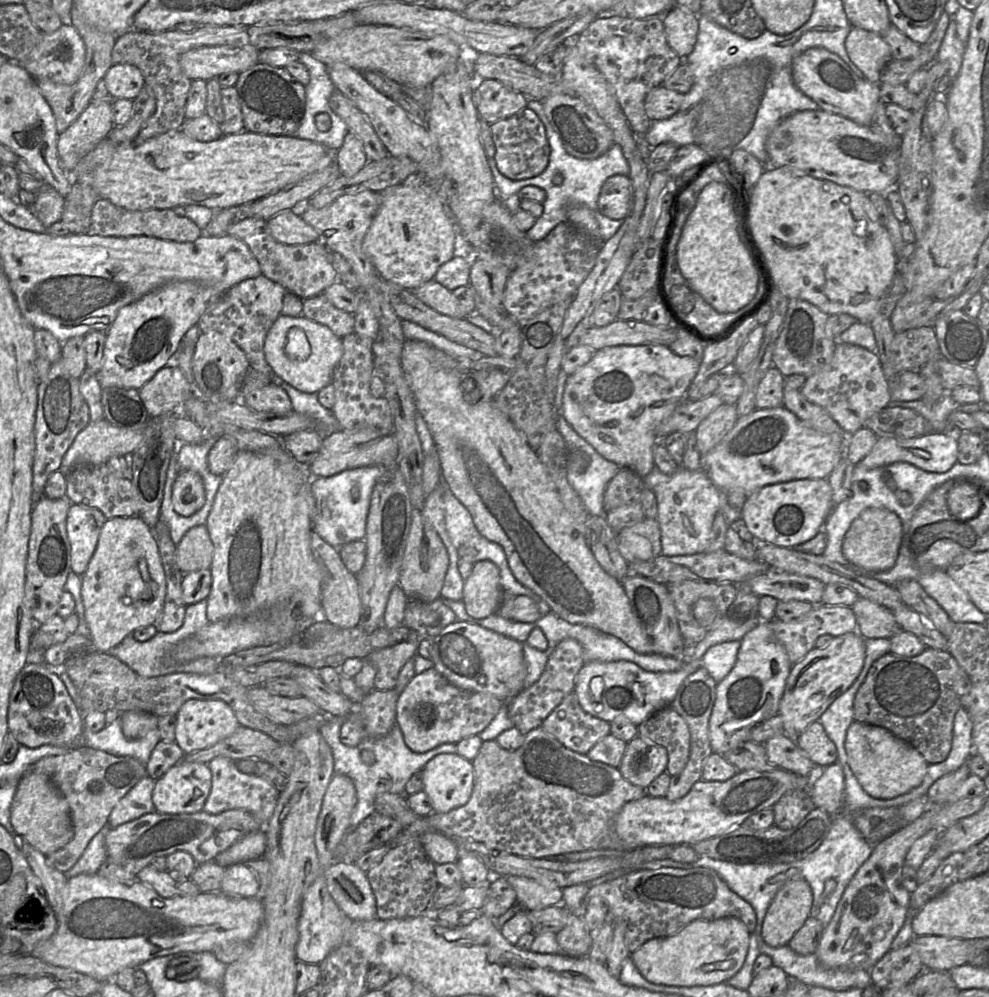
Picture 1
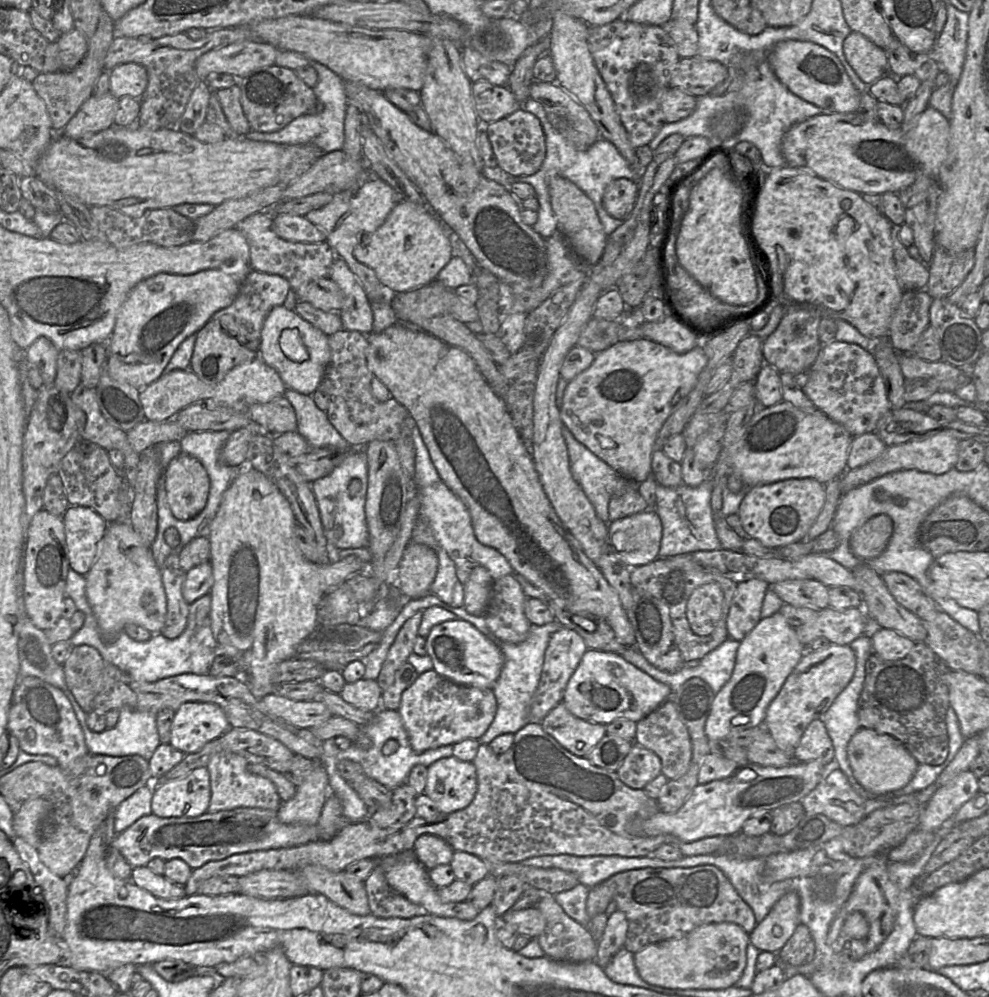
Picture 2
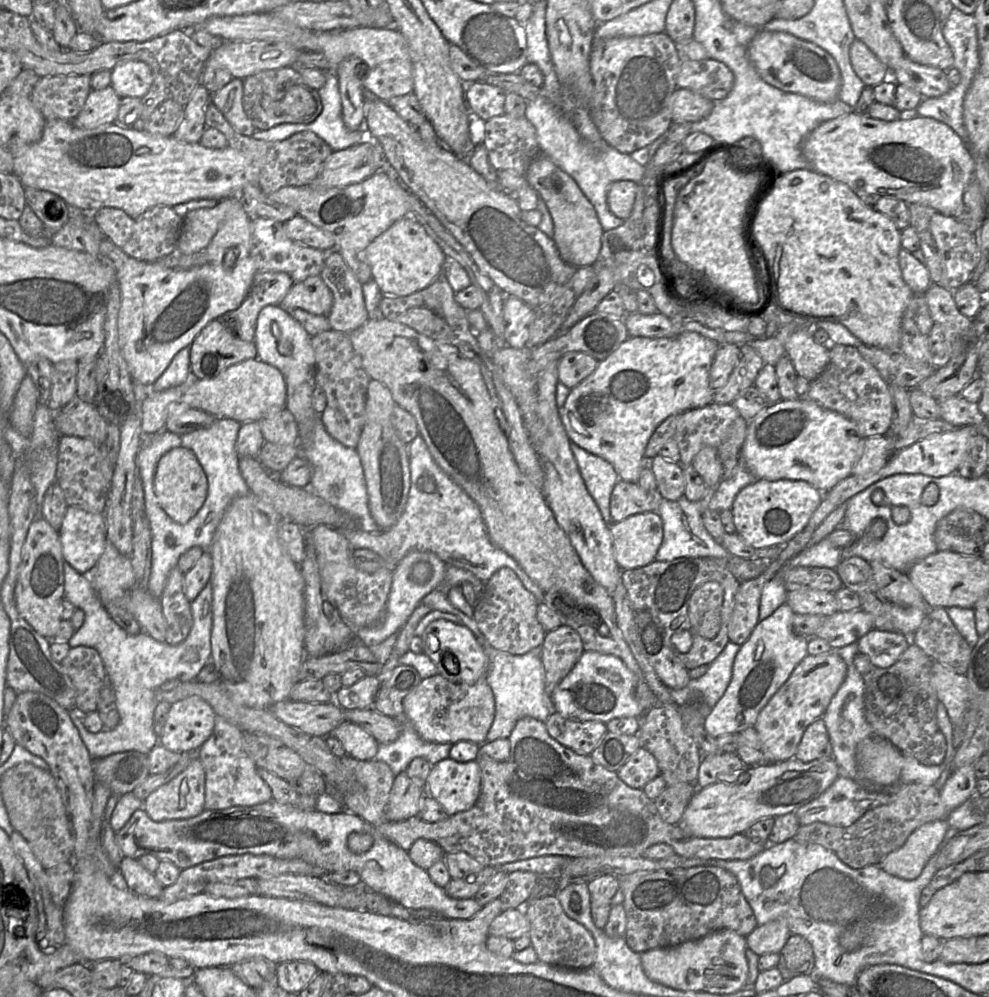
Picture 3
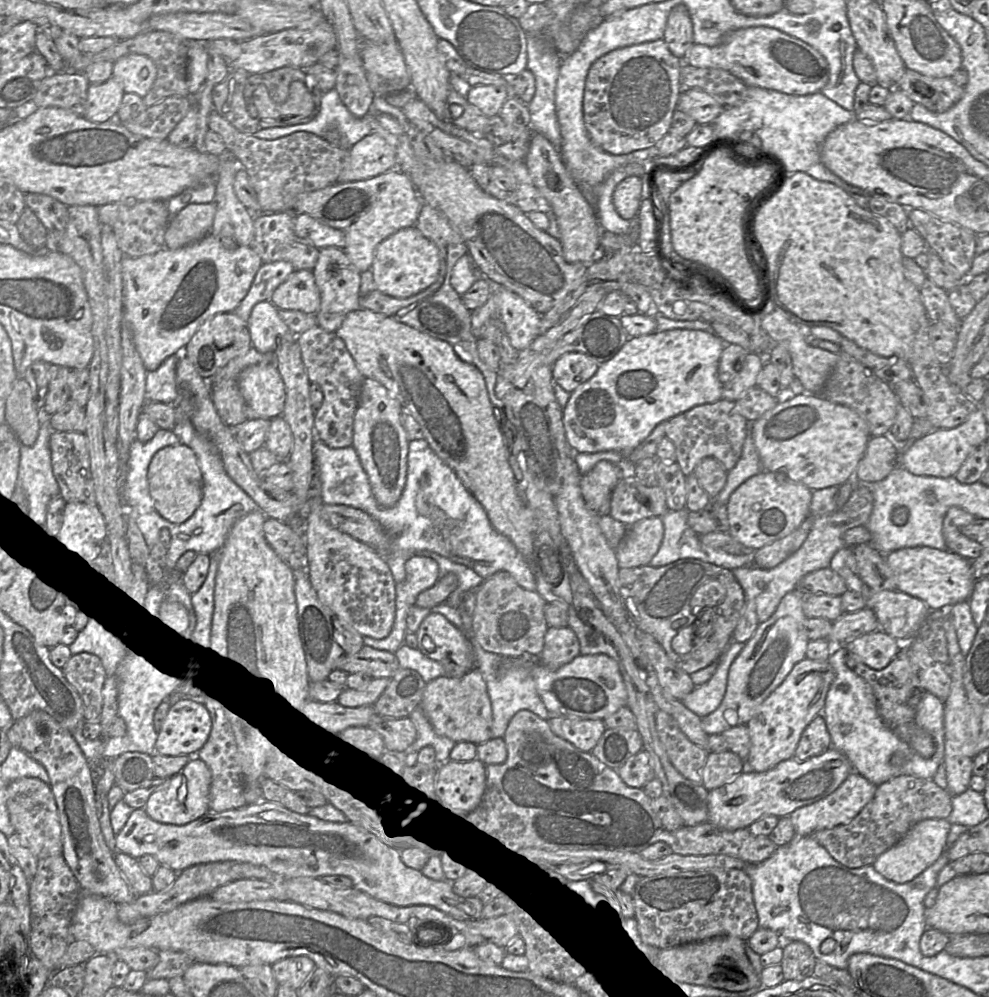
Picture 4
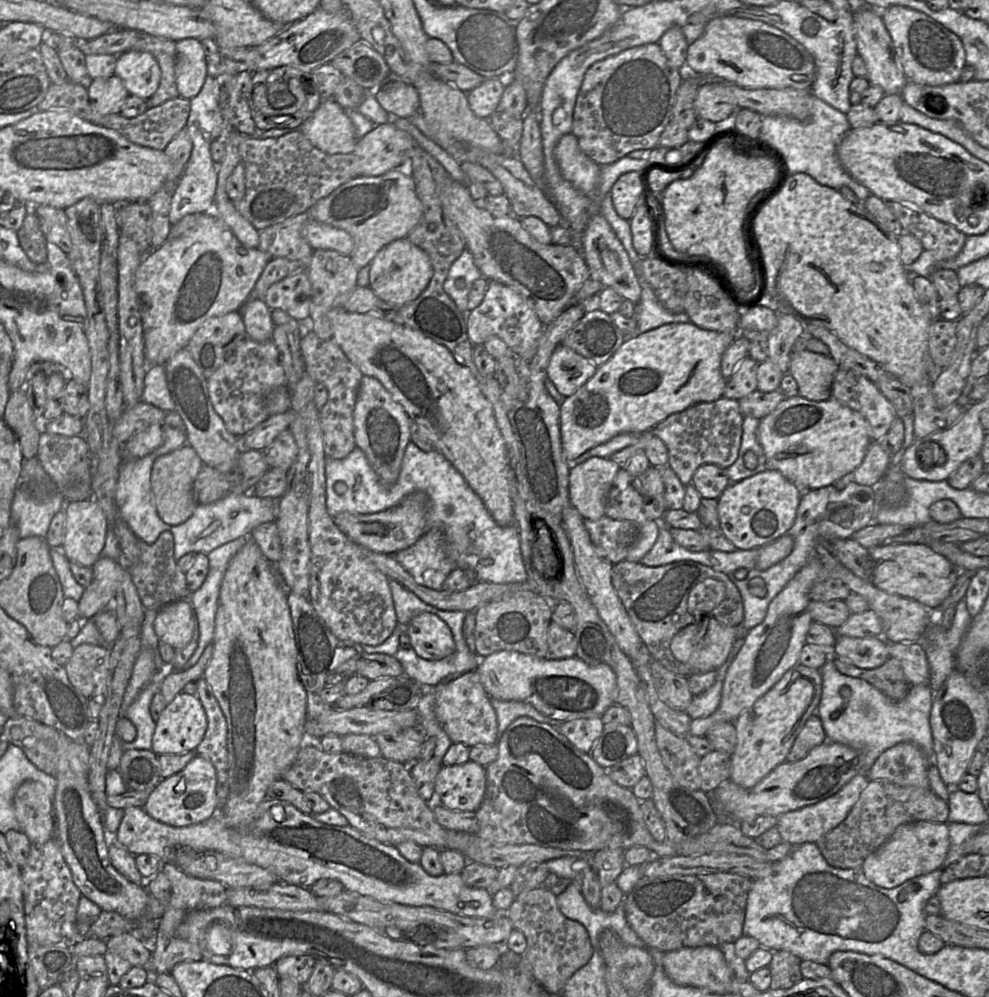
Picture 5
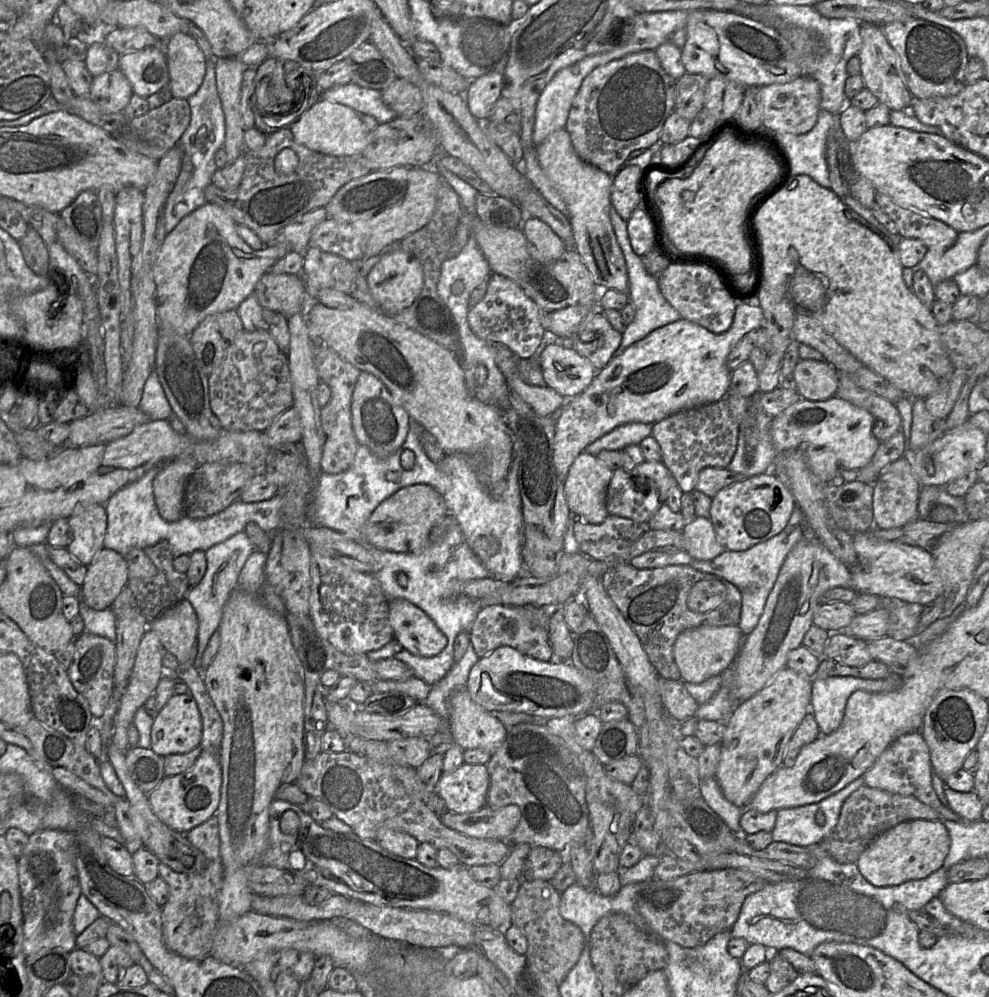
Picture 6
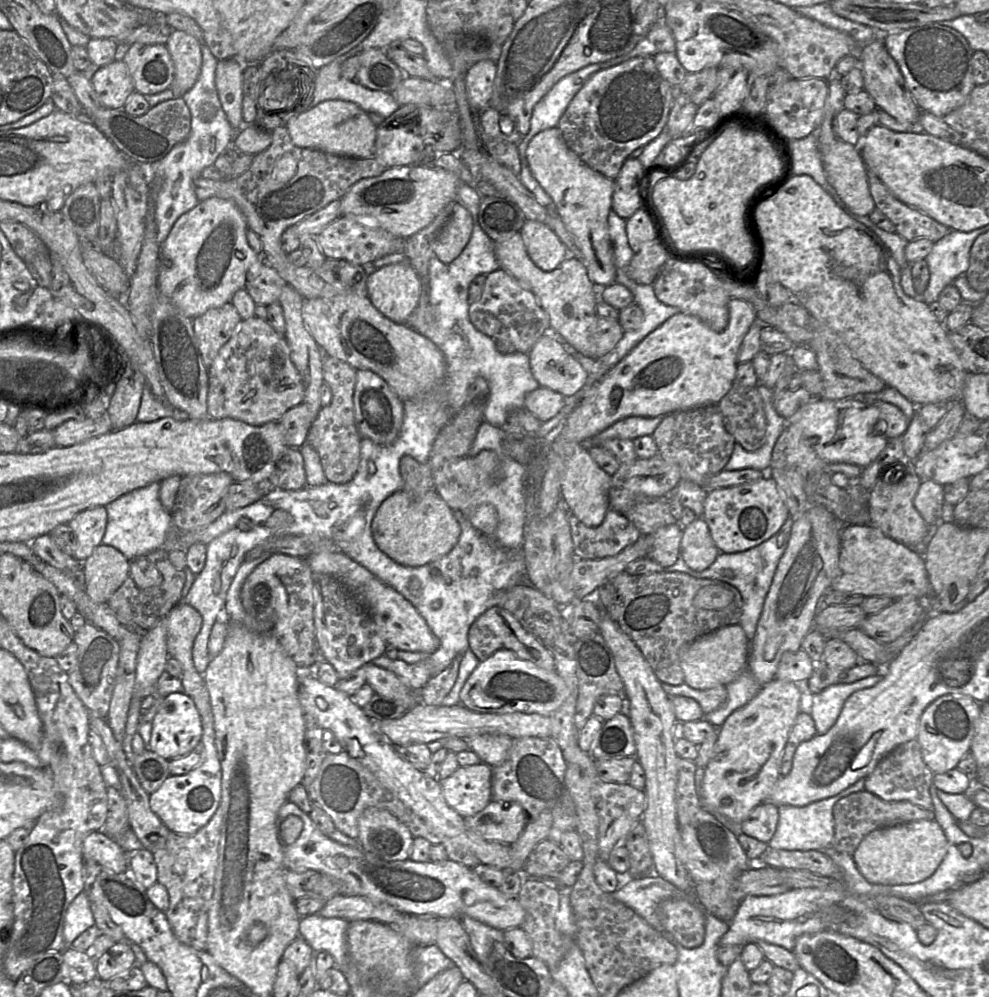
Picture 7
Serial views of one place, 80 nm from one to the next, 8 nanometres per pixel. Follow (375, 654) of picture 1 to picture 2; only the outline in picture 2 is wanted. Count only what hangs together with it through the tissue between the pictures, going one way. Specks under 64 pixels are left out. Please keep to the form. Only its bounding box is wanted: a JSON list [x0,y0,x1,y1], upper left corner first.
[377,611,424,691]

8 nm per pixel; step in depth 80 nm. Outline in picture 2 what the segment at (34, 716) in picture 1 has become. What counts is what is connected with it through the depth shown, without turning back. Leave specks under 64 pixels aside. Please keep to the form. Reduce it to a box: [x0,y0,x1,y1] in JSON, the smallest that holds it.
[7,677,89,768]

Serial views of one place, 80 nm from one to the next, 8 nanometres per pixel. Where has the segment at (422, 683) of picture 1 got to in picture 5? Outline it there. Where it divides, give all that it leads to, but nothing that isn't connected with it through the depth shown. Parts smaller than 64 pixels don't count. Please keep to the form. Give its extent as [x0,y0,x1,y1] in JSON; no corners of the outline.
[435,670,500,747]

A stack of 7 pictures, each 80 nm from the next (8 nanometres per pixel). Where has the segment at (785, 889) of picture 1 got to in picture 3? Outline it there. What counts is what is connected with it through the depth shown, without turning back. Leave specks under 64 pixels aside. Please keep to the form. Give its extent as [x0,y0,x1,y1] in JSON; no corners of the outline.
[746,918,791,956]

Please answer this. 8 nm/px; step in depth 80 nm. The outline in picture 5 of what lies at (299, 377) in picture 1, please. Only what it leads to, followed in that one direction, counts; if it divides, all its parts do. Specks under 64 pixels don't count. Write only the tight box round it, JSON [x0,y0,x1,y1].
[238,299,275,342]

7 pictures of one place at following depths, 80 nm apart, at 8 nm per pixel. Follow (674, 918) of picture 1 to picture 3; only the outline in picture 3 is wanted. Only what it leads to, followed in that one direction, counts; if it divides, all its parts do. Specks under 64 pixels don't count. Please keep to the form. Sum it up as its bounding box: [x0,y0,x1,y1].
[619,866,758,954]

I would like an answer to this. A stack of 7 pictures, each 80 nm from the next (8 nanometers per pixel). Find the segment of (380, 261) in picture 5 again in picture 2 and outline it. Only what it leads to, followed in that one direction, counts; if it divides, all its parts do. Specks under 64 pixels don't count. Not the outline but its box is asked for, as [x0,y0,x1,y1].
[354,200,452,293]

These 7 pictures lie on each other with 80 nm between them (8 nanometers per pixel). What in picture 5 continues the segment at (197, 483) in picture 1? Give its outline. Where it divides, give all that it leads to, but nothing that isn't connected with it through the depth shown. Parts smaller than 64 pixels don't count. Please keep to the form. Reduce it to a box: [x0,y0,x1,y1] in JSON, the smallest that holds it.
[151,444,202,524]

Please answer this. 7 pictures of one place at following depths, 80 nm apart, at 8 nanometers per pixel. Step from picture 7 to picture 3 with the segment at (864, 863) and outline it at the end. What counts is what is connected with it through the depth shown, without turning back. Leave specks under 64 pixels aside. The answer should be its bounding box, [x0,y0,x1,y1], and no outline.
[878,819,948,880]

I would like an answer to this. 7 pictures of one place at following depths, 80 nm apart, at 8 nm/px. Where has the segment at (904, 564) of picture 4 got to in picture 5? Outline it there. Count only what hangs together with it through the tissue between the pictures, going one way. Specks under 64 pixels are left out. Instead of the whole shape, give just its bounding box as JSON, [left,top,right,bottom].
[868,543,957,609]

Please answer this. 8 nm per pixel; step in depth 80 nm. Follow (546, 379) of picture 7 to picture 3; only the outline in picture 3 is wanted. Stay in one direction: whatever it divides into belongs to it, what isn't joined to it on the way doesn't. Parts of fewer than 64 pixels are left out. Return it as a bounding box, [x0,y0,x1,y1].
[558,352,598,389]

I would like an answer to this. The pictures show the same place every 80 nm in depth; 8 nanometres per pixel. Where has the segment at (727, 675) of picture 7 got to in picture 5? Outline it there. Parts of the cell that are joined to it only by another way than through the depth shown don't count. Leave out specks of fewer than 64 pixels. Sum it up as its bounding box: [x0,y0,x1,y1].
[670,618,737,673]

